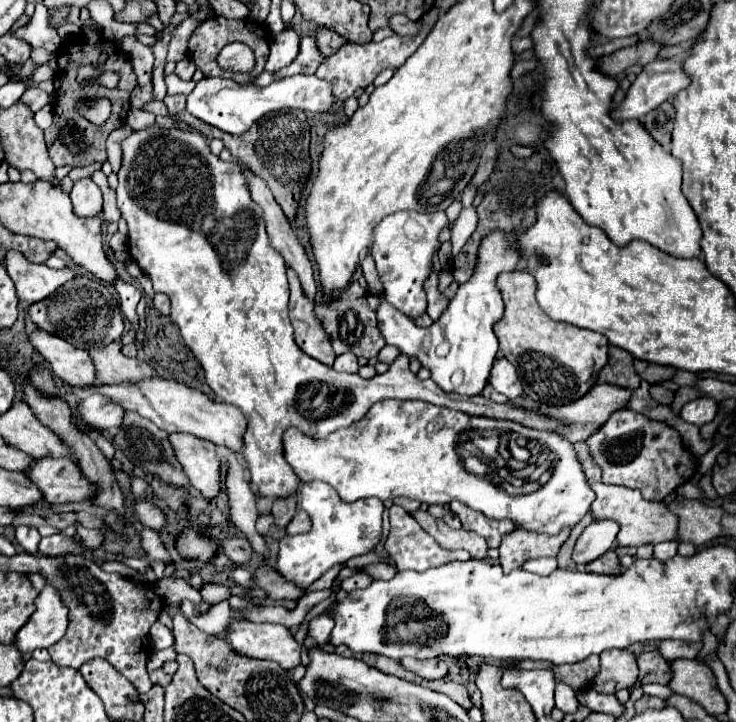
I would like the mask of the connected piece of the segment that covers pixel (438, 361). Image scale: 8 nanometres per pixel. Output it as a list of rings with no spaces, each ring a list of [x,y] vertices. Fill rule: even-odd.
[[[490,233],[478,253],[478,265],[474,275],[460,285],[458,293],[450,299],[448,309],[440,315],[438,321],[434,321],[430,327],[418,327],[412,319],[404,317],[398,309],[392,309],[382,299],[382,305],[378,307],[378,329],[386,344],[400,349],[400,353],[408,355],[410,359],[418,359],[422,367],[430,369],[432,381],[444,391],[444,393],[458,393],[466,397],[480,395],[488,381],[488,369],[492,367],[492,361],[496,359],[498,351],[498,339],[492,331],[492,325],[502,317],[504,303],[500,297],[500,291],[496,287],[496,277],[502,271],[514,271],[520,255],[516,249],[516,239],[512,243],[506,241],[506,237],[498,233]]]

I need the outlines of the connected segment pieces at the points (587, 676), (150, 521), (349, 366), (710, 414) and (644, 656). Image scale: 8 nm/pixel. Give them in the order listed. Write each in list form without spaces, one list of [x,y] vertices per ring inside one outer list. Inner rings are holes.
[[[592,655],[586,661],[580,663],[566,663],[566,665],[552,665],[550,671],[554,673],[556,683],[566,683],[574,689],[576,695],[580,695],[582,691],[590,689],[594,677],[600,671],[600,657]]]
[[[138,501],[136,505],[136,513],[140,517],[140,521],[144,521],[144,525],[162,531],[166,525],[166,515],[162,513],[162,509],[158,509],[154,503],[150,501]]]
[[[354,353],[338,355],[336,361],[334,361],[334,369],[336,369],[336,371],[344,371],[344,373],[356,373],[356,371],[358,371],[356,355],[354,355]]]
[[[694,399],[682,407],[680,415],[684,421],[700,427],[704,423],[710,423],[714,419],[716,411],[718,411],[718,403],[714,399]]]
[[[656,651],[636,653],[636,663],[640,669],[640,683],[660,683],[666,685],[670,681],[668,663]]]

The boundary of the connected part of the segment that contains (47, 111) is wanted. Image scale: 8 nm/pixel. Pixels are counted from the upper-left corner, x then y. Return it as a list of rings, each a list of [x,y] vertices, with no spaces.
[[[48,104],[34,114],[34,120],[39,128],[45,130],[51,126],[53,115],[53,107]]]

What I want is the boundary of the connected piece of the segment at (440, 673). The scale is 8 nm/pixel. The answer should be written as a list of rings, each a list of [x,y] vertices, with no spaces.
[[[404,657],[400,659],[400,665],[416,675],[420,675],[422,679],[442,679],[448,673],[448,665],[444,659],[412,659],[412,657]]]

